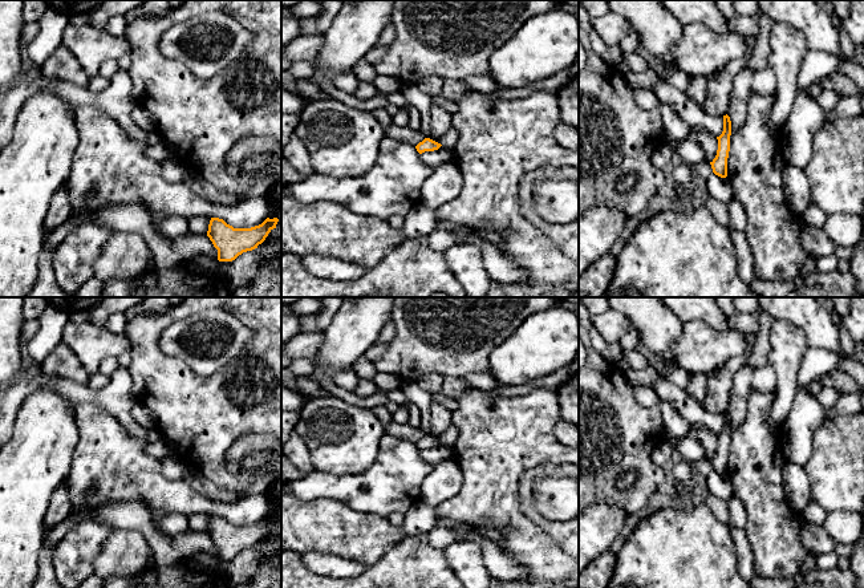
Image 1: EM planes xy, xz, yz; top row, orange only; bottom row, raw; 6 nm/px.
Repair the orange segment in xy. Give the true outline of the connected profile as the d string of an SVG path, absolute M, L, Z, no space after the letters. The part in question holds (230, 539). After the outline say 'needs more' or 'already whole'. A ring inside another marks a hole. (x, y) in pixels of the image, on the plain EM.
M211 515L207 534L218 547L218 557L232 559L243 550L257 546L276 526L277 519L277 515L267 515L261 522L251 526L234 526L223 516Z; already whole

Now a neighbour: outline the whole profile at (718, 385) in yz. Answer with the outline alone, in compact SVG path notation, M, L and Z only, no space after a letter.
M747 333L745 337L747 340L746 350L742 354L727 360L721 369L709 376L706 381L706 397L702 405L705 410L711 414L723 414L727 411L730 390L733 388L733 376L738 369L745 366L756 341L756 334Z

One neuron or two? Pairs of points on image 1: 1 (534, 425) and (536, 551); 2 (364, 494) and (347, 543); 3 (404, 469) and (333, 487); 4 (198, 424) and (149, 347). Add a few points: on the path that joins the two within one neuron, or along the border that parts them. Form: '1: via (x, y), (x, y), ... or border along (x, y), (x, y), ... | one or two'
1: via (507, 457), (507, 513), (512, 519) | one
2: border along (329, 499), (385, 519) | two
3: via (386, 470), (376, 481), (360, 481), (351, 487) | one
4: via (186, 405), (149, 365) | one

